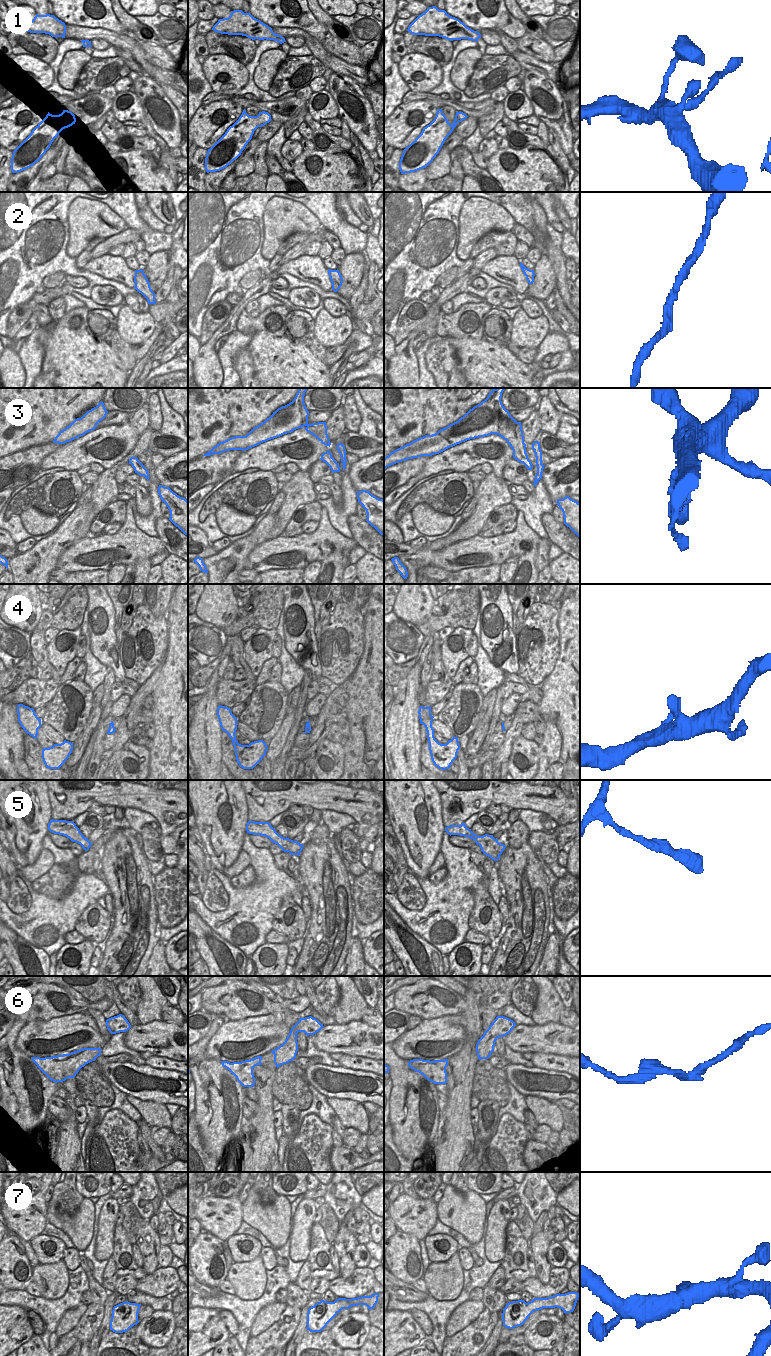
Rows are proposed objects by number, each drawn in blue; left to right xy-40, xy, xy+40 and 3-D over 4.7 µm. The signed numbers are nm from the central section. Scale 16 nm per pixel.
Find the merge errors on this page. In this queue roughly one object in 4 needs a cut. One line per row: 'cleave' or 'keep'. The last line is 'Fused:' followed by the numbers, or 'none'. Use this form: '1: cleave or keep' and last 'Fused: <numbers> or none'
1: keep
2: keep
3: keep
4: keep
5: keep
6: keep
7: keep
Fused: none

